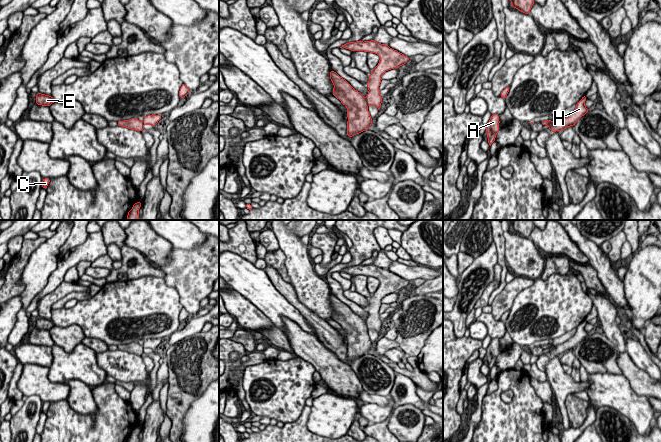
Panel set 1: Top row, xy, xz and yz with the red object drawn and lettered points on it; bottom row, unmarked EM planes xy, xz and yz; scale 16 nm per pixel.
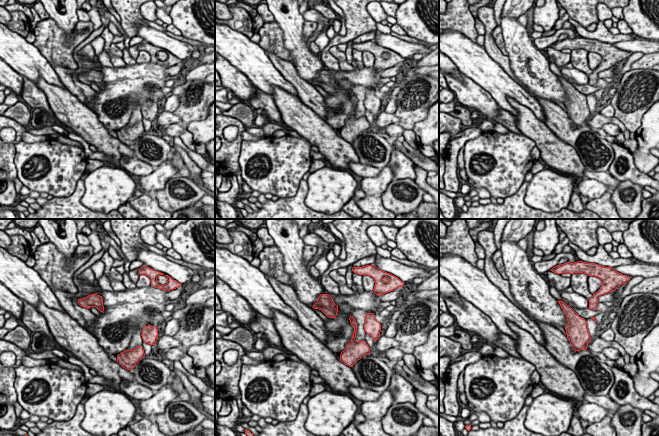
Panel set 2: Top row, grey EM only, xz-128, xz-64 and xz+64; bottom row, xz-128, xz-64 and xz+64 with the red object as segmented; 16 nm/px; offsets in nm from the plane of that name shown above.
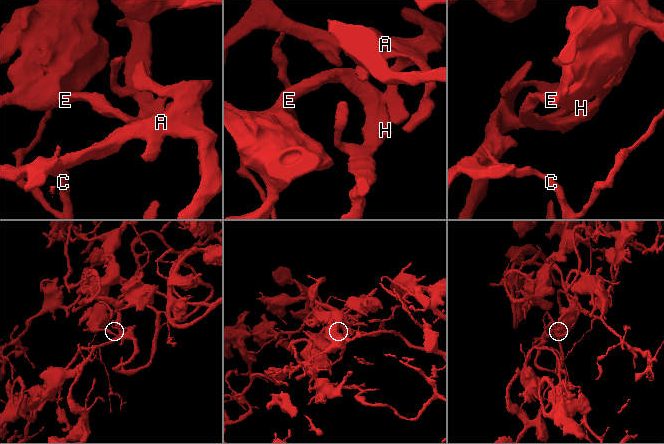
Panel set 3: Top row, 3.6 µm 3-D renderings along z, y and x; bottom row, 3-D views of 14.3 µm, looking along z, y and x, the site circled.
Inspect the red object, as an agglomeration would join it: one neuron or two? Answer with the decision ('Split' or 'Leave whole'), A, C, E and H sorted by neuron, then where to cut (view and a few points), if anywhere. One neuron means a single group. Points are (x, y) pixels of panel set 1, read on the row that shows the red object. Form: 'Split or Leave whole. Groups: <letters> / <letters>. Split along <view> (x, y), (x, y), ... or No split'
Leave whole. Groups: A C E H. No split

